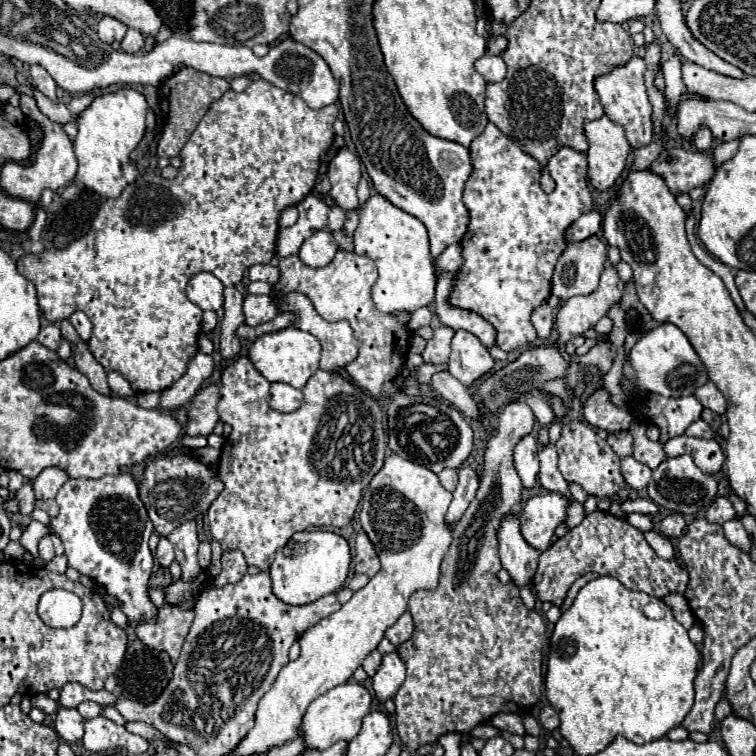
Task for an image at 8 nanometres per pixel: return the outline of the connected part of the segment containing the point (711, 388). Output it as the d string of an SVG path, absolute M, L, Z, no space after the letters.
M708 381L706 385L696 389L696 399L702 403L702 407L708 407L718 415L722 415L726 411L726 399L712 381Z

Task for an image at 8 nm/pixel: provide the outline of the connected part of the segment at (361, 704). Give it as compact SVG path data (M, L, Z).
M348 681L344 685L338 685L338 687L330 689L324 695L320 695L306 709L306 713L302 717L302 723L300 723L300 729L298 729L300 737L304 739L304 747L324 751L340 739L344 739L344 741L354 739L360 731L360 723L362 723L364 715L370 713L370 703L372 703L370 693L366 691L364 685L360 685L356 681Z

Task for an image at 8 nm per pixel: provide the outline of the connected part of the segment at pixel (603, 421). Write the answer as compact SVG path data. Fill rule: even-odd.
M600 387L594 393L590 393L584 401L584 419L588 425L598 427L598 429L606 429L608 433L616 433L616 431L626 431L632 423L630 413L622 411L620 407L616 407L610 401L610 393Z

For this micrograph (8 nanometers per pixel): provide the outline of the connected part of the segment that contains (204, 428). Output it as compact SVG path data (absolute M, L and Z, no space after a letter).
M206 385L198 391L198 395L192 399L188 409L186 435L208 437L214 431L214 425L218 423L218 411L216 411L218 401L220 401L220 393L216 385Z

